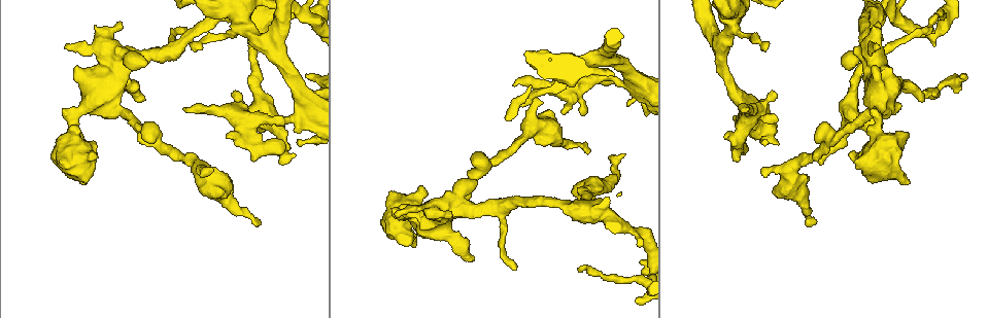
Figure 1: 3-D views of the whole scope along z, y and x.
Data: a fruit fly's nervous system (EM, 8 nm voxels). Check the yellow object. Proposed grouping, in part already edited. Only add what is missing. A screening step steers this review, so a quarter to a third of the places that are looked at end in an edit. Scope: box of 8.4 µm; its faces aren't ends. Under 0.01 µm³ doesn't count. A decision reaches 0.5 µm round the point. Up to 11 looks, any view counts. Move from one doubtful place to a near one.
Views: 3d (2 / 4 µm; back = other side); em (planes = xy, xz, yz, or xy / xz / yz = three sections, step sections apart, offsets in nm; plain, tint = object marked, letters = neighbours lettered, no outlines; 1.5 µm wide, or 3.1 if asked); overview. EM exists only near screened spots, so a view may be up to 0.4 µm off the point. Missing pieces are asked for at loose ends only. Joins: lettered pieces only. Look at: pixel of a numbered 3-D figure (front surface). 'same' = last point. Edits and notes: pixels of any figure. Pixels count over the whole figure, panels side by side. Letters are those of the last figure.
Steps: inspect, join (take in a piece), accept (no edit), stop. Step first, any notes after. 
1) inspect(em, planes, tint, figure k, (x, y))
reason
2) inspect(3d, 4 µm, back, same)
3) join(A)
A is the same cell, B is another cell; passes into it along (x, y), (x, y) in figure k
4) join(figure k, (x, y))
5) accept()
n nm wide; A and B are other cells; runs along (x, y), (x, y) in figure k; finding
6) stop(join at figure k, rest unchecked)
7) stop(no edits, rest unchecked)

inspect(3d, 4 µm, figure 1, (257, 225))
an open end

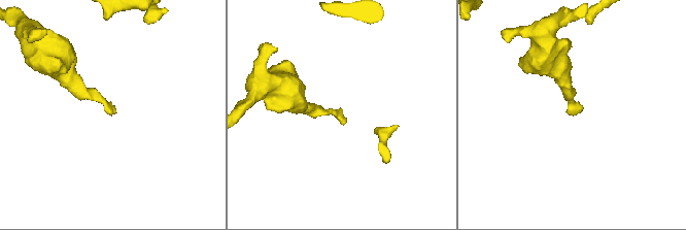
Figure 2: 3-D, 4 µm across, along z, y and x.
inspect(em, xz, step 8, tint, figure 2, (112, 112))
now the EM

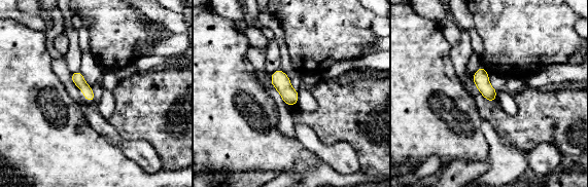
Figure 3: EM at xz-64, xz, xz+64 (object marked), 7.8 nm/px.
inspect(em, xz, step 8, letters, same)
see the neighbours

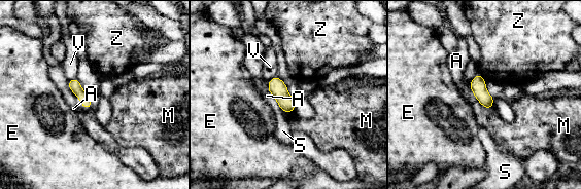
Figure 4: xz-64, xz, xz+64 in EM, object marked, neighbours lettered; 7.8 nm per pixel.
accept()
A, E, M, S, V and Z are other cells; no lettered piece goes on from it

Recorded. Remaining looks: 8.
inspect(em, xz, step 8, letters, figure 1, (723, 136))
free end

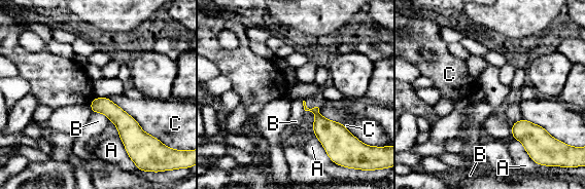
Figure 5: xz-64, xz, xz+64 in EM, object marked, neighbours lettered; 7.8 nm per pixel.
accept()
C touches over 500 nm; A, B and C are other cells; none of them fits

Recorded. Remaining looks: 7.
inspect(em, yz, step 4, tint, figure 1, (522, 107))
an open end

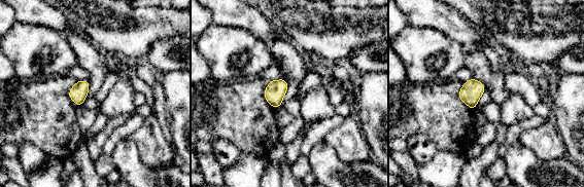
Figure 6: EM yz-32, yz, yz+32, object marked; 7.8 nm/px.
inspect(em, yz, step 4, letters, same)

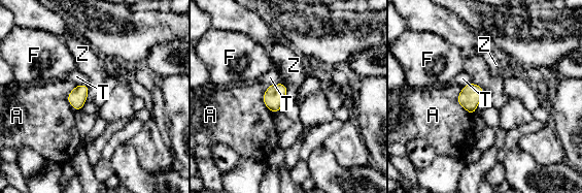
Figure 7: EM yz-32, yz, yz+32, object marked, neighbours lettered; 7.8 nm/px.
accept()
A touches over 240 nm; A, F, T and Z are other cells; border along (89, 85), (89, 93), (86, 99) in figure 7; none of them fits

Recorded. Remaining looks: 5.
inspect(em, planes, plain, figure 1, (307, 74))
an open end

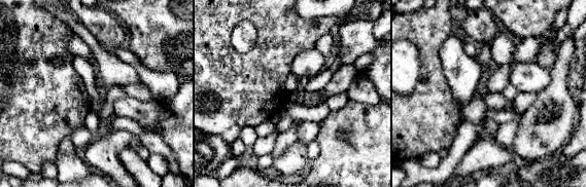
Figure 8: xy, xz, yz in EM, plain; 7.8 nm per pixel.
inspect(em, planes, tint, same)

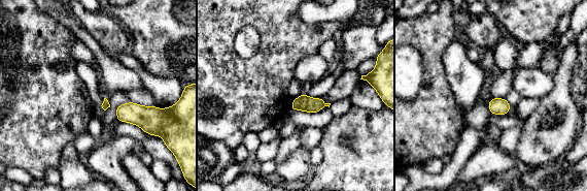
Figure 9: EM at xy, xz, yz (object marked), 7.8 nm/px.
inspect(em, planes, letters, same)

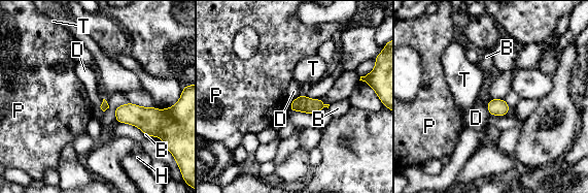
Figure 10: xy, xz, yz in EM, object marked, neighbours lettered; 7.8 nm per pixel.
accept()
B, D, H, P and T are other cells; border along (488, 99), (487, 110), (490, 115) in figure 10; none of them fits

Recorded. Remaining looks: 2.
stop(no edits, rest unchecked)

